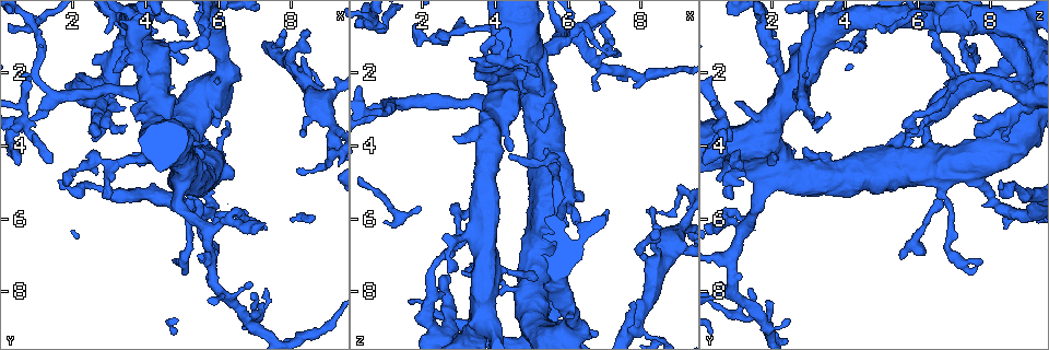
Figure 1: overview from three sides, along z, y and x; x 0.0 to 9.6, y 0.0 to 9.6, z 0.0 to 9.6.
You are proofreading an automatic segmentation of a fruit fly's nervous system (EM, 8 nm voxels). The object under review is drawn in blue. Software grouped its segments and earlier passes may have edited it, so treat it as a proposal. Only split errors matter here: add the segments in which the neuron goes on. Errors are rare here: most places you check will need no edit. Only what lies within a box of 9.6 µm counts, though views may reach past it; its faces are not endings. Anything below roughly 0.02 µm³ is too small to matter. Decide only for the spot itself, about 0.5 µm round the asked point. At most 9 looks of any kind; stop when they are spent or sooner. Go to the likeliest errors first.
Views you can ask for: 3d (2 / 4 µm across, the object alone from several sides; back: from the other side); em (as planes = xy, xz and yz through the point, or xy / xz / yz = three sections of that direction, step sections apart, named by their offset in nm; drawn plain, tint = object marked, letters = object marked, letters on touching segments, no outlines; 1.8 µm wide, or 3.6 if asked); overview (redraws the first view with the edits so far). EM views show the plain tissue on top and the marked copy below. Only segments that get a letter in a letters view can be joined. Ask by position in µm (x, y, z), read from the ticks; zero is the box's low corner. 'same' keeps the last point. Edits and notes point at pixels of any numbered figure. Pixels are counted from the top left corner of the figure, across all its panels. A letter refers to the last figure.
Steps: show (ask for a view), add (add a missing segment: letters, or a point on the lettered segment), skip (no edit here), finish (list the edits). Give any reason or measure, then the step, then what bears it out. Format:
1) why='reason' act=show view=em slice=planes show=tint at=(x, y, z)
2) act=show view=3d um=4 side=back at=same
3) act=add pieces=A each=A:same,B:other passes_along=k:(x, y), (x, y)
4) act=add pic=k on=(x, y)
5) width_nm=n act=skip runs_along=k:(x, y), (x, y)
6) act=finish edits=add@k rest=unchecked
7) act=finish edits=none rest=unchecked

why='a narrow waist' act=show view=3d um=2 at=(2.20, 4.60, 1.05)

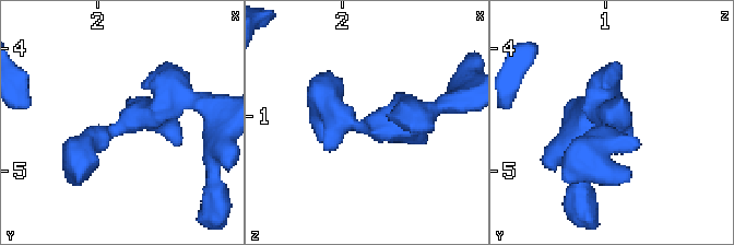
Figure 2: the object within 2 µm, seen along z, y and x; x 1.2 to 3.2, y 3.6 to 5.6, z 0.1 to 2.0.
why='need the tissue' act=show view=em slice=planes show=letters at=(2.14, 4.68, 1.08)

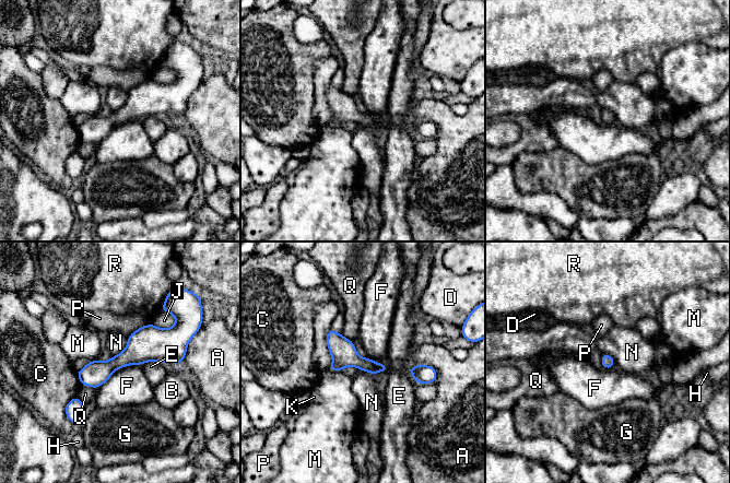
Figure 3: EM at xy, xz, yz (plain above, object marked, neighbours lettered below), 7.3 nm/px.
width_nm=100 longest_contact=F:380nm act=skip each=A:other,B:other,C:other,D:other,E:other,F:other,G:other,H:other,J:other,K:other,M:other,N:other,P:other,Q:other,R:other found='no lettered segment goes on from it'

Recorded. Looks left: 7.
why='branch stops here' act=show view=3d um=2 at=(7.80, 0.80, 8.35)

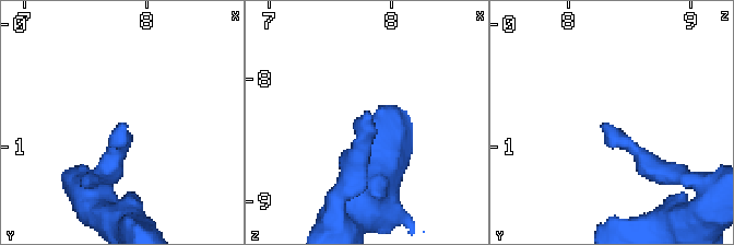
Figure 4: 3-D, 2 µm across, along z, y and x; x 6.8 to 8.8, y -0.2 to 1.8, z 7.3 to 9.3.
act=show view=em slice=planes show=tint at=(7.76, 0.84, 8.30)

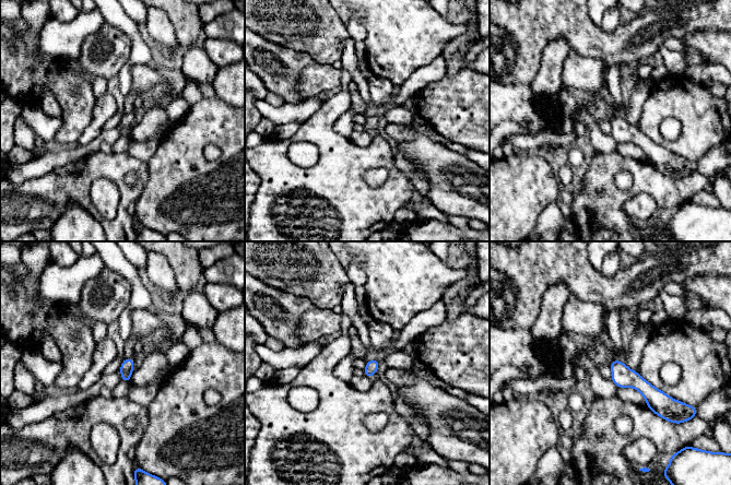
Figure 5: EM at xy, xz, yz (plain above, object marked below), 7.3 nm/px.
act=show view=em slice=planes show=letters at=same

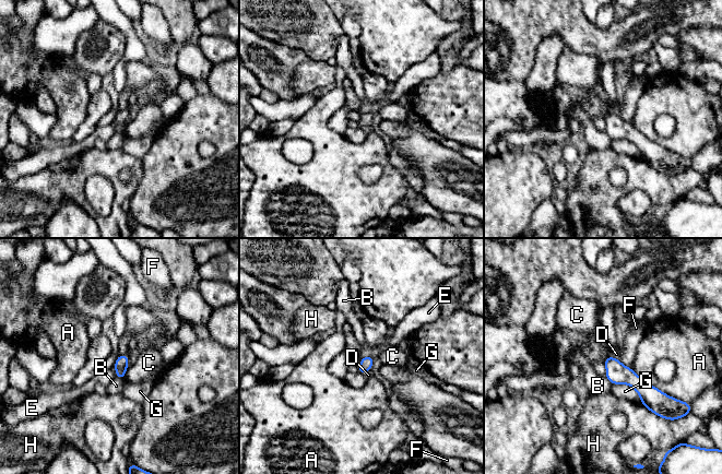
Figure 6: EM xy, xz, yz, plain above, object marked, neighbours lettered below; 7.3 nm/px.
width_nm=100 act=skip each=A:other,B:other,C:other,D:other,E:other,F:other,G:other,H:other runs_along=6:(607, 359), (657, 402) found='none of them fits'

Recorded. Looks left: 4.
act=show view=em slice=xz step=8 show=letters at=(0.60, 3.35, 0.60)

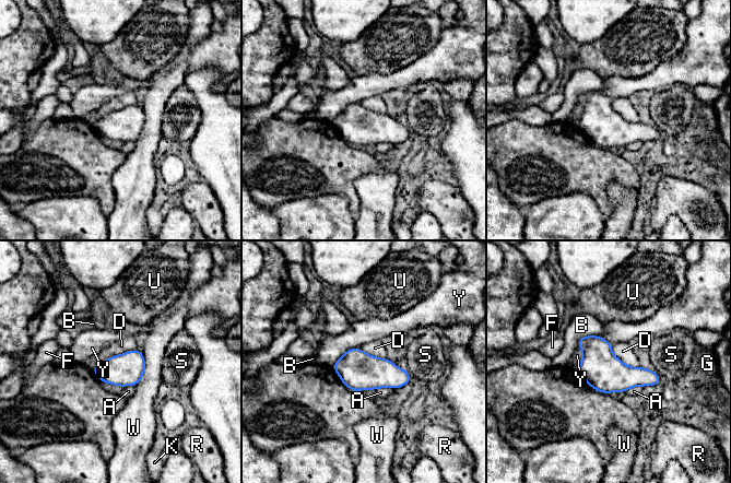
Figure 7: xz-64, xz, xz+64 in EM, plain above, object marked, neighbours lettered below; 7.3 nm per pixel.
why='cut it another way' act=show view=em slice=planes show=letters at=same

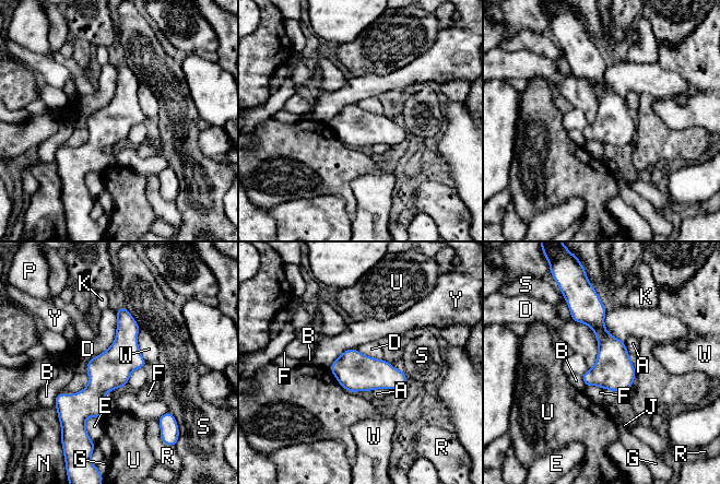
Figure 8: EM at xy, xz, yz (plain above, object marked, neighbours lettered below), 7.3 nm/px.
act=skip each=A:other,B:other,D:other,E:other,F:other,G:other,J:other,K:other,N:other,P:other,R:other,S:other,U:other,W:other,Y:other runs_along=8:(122, 309), (124, 356), (82, 399), (60, 398) found='no lettered segment goes on from it'

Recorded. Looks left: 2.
why='branch point' act=show view=em slice=planes show=tint at=(3.70, 1.05, 1.80)

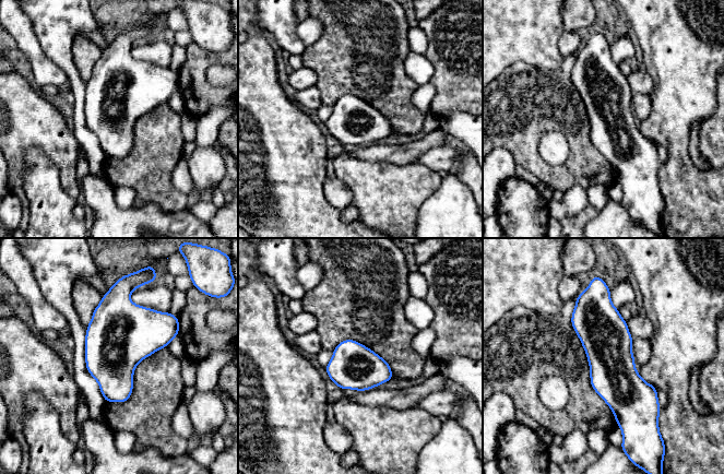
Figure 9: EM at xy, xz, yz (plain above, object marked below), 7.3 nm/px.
why='see the neighbours' act=show view=em slice=planes show=letters at=same

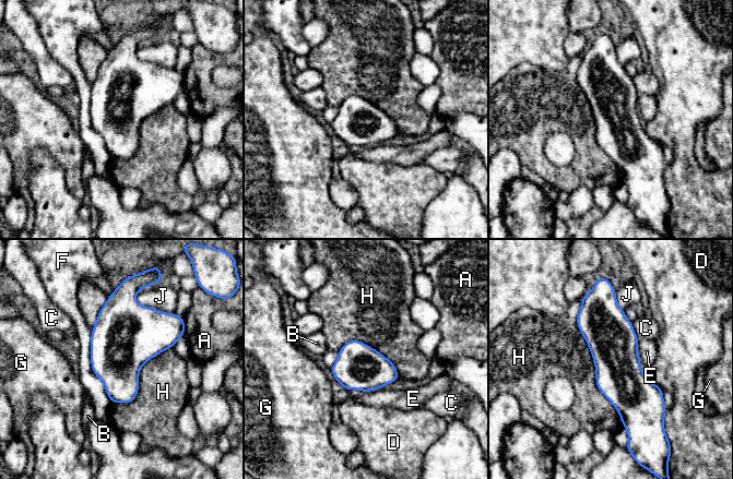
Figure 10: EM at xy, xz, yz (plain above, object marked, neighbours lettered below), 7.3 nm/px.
width_nm=340 act=skip each=A:other,B:other,C:other,D:other,E:other,F:other,G:other,H:other,J:other border=10:(580, 300), (622, 423) found='none of them fits'

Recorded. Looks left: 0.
act=finish edits=none rest=unchecked

